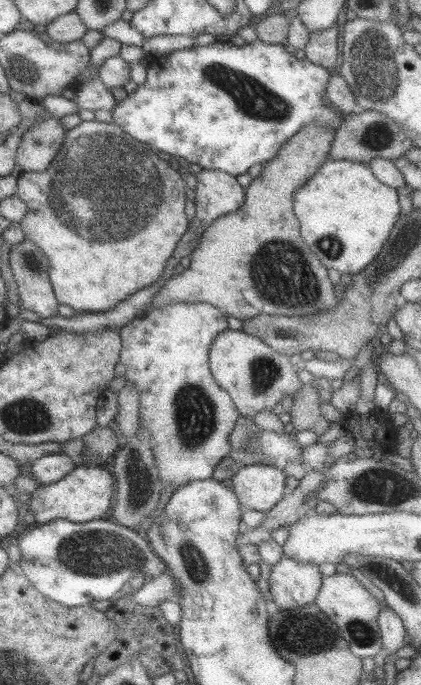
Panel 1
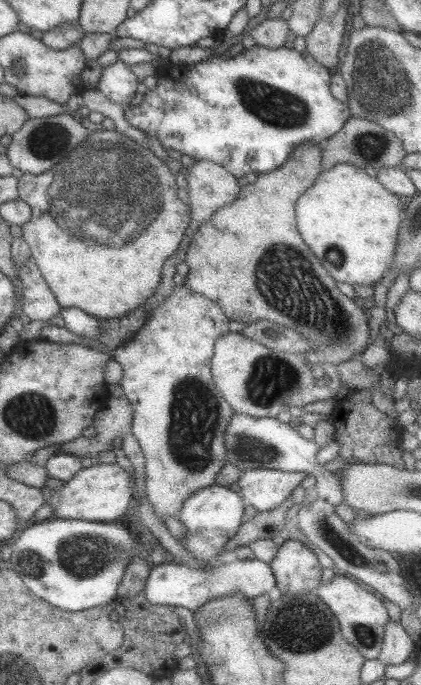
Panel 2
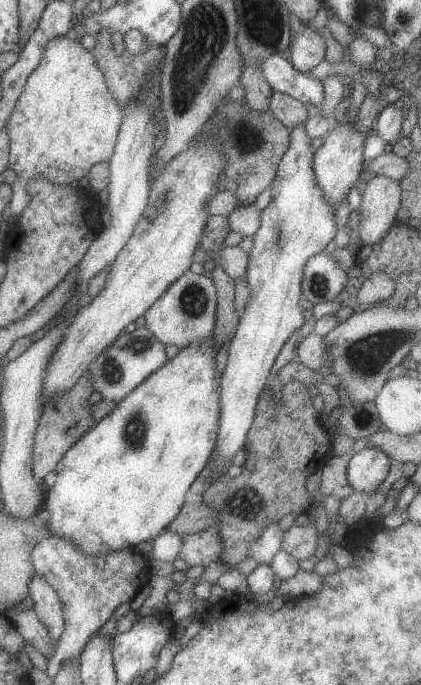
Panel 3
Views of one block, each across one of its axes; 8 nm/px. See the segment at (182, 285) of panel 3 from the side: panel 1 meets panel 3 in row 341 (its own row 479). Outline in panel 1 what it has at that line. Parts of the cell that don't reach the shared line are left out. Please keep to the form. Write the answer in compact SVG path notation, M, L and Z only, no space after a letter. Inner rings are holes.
M166 303L162 307L154 307L148 310L144 316L132 318L119 331L122 341L120 362L126 364L125 382L130 384L130 386L134 386L134 390L138 390L138 396L140 396L140 425L150 434L150 444L152 444L152 450L154 450L154 458L156 458L156 464L158 464L158 469L160 470L160 482L162 482L163 487L172 486L176 490L176 488L182 488L188 482L212 478L216 464L222 458L230 455L230 441L228 441L228 436L234 430L234 424L240 418L240 414L232 397L215 381L209 363L210 346L212 346L218 334L229 330L228 320L226 318L227 315L220 309L208 303Z

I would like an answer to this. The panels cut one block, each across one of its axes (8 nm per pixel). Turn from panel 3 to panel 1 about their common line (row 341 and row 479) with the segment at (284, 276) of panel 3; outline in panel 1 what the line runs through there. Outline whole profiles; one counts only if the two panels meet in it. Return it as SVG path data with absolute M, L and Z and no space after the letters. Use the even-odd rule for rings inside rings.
M251 464L240 466L230 479L231 488L244 510L268 512L288 492L286 478L282 469L274 465Z

